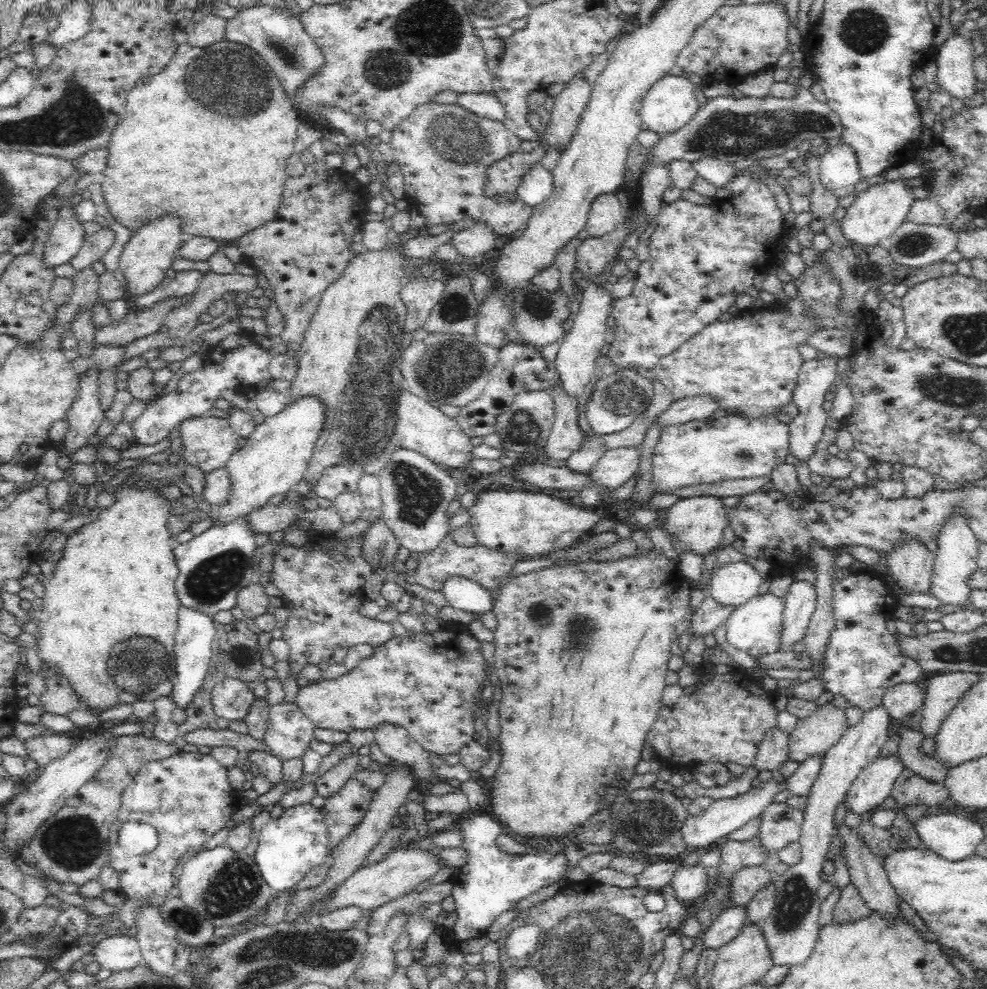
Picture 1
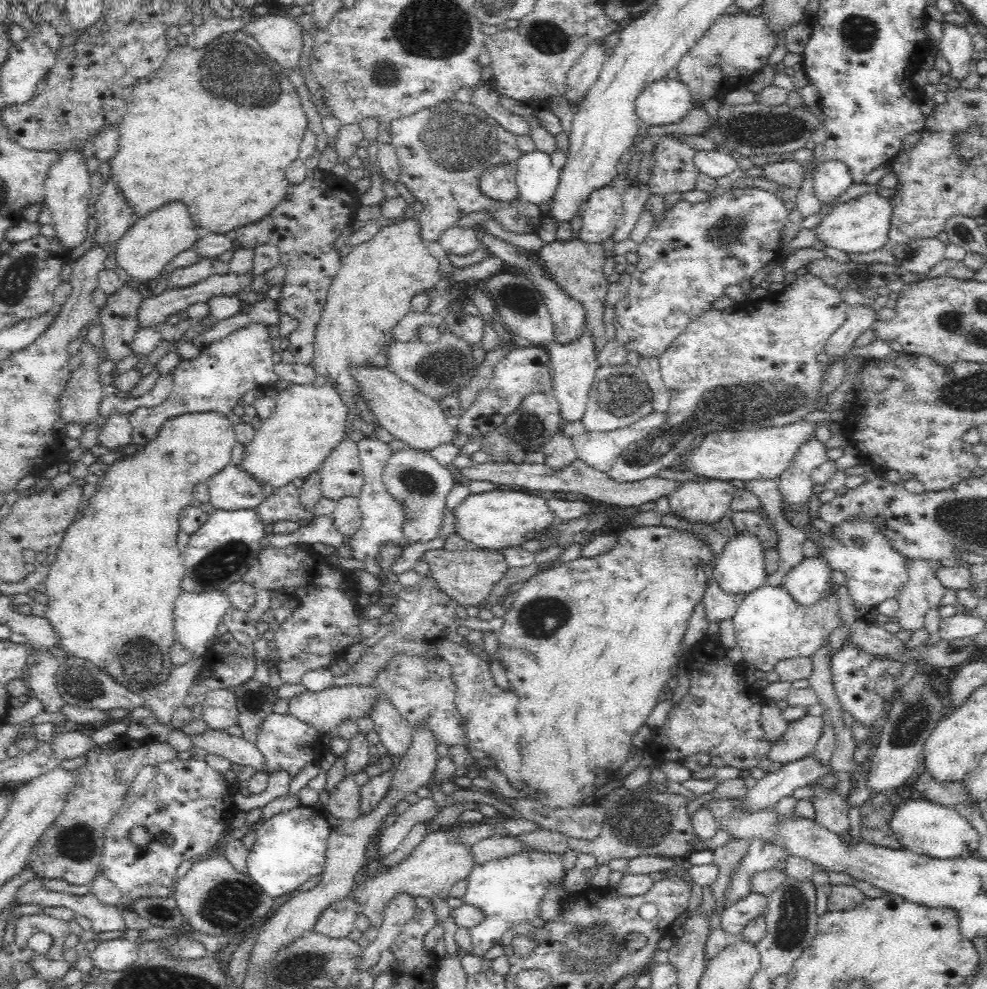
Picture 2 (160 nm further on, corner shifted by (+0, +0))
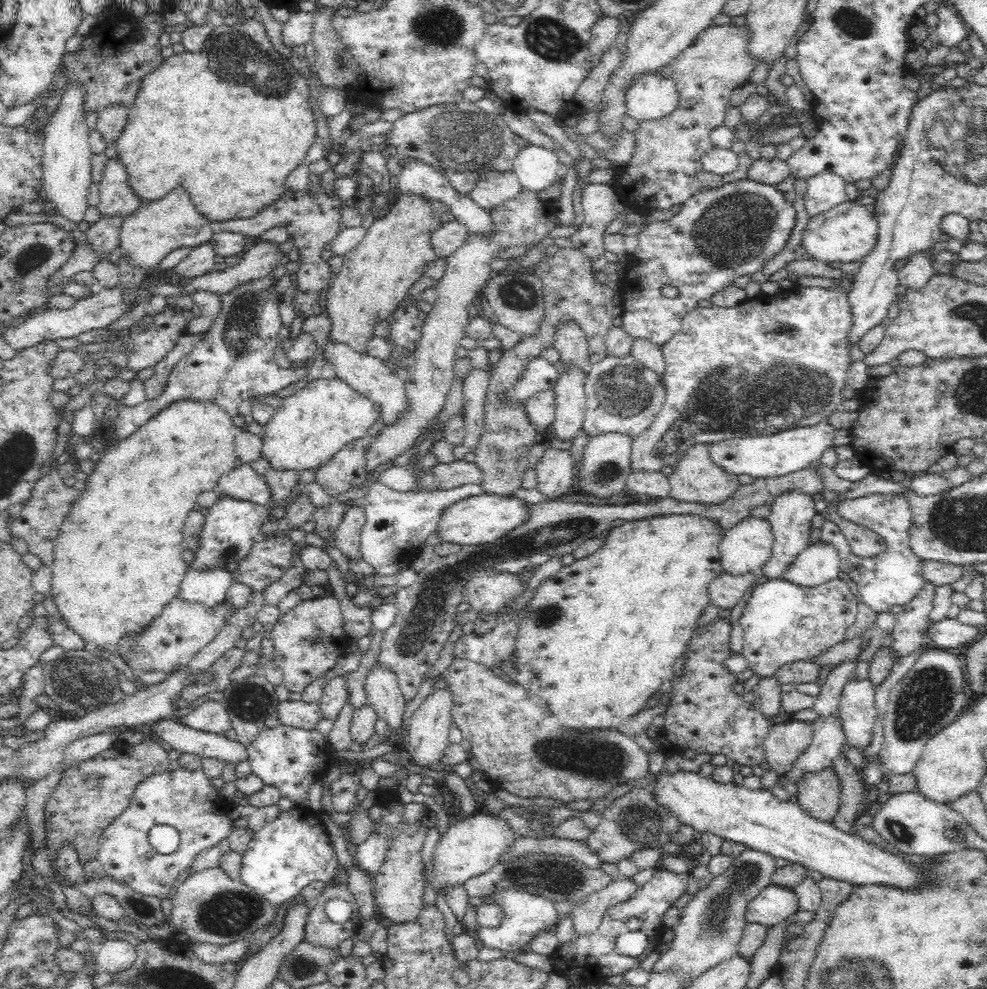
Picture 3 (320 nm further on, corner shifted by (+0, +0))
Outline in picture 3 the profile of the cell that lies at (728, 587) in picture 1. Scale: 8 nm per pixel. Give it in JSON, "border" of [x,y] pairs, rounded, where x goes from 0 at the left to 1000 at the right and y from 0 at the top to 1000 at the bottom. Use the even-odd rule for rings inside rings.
{"border":[[[758,522],[740,536],[735,535],[734,542],[728,550],[729,567],[733,578],[742,582],[764,578],[770,579],[770,572],[778,566],[783,556],[783,538],[780,527],[777,524]]]}

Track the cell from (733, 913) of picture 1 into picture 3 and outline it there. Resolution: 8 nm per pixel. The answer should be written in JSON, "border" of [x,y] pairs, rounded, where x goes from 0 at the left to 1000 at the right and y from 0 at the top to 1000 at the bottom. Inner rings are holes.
{"border":[[[780,894],[758,913],[755,927],[760,934],[768,933],[780,938],[809,921],[810,911],[803,899]]]}

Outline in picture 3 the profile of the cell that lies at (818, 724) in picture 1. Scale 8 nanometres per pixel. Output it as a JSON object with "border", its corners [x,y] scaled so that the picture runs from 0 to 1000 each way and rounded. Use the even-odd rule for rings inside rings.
{"border":[[[800,728],[784,732],[774,746],[775,769],[787,785],[802,781],[806,768],[821,754],[824,730]]]}

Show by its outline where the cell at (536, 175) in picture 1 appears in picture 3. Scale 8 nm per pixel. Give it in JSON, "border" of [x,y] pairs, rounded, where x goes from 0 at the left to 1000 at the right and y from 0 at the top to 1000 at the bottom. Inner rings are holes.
{"border":[[[533,146],[520,162],[520,173],[528,188],[539,194],[555,190],[565,179],[565,159],[561,153]]]}

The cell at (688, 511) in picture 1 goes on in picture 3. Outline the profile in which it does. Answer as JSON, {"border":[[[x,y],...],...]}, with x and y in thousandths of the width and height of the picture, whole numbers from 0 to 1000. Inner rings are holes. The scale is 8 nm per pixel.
{"border":[[[707,447],[696,455],[689,465],[683,467],[681,475],[676,479],[680,489],[678,502],[691,508],[723,510],[723,508],[736,506],[738,502],[746,497],[746,493],[750,489],[747,480],[736,477],[721,465],[719,451],[721,448]]]}

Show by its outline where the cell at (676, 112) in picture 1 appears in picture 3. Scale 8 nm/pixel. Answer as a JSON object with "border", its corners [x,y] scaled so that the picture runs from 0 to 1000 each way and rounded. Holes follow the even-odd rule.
{"border":[[[671,73],[651,74],[634,89],[634,114],[642,121],[665,121],[687,107],[687,92]]]}

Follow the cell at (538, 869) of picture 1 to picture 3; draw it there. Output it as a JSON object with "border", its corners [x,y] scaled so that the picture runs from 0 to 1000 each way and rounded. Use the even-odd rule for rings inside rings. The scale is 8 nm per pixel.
{"border":[[[511,900],[511,902],[503,902],[498,905],[503,909],[503,915],[511,920],[512,925],[505,938],[485,937],[481,939],[483,950],[486,957],[494,957],[494,959],[505,959],[505,961],[526,961],[532,957],[539,946],[546,944],[551,938],[561,936],[566,930],[563,917],[557,910],[544,906],[537,905],[523,900]]]}

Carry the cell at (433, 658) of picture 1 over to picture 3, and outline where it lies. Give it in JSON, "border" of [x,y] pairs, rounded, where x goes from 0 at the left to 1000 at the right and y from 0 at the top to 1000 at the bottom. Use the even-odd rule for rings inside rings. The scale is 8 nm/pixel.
{"border":[[[291,708],[283,710],[280,726],[288,734],[319,739],[320,731],[326,728],[326,721],[322,711]]]}

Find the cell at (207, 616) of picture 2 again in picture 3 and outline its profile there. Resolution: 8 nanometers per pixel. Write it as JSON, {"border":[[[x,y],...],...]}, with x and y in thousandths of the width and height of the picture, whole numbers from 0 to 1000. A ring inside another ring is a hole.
{"border":[[[190,573],[183,588],[181,603],[187,607],[204,609],[209,615],[215,615],[217,611],[229,605],[229,599],[237,588],[235,579],[228,574],[202,574]]]}

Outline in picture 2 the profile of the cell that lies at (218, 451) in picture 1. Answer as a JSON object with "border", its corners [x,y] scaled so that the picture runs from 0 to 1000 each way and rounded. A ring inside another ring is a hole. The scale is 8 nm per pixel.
{"border":[[[216,416],[185,418],[183,421],[168,425],[168,428],[160,433],[160,439],[154,445],[150,445],[148,449],[142,449],[140,452],[133,451],[129,459],[116,465],[113,469],[109,470],[105,479],[99,481],[95,499],[89,505],[89,509],[83,518],[77,520],[75,528],[67,534],[60,556],[57,559],[57,566],[50,572],[49,583],[42,595],[49,602],[49,615],[45,624],[51,628],[53,635],[60,643],[59,652],[69,659],[70,664],[78,663],[100,673],[105,679],[118,687],[118,690],[129,690],[135,701],[140,701],[146,696],[154,696],[154,694],[166,690],[172,684],[175,672],[172,668],[171,659],[172,653],[176,651],[176,645],[178,644],[175,634],[177,609],[184,597],[184,585],[187,584],[184,560],[178,549],[180,539],[183,537],[181,533],[182,517],[197,508],[195,499],[197,499],[199,490],[211,488],[212,483],[220,480],[226,473],[229,473],[229,470],[234,468],[233,459],[235,459],[235,453],[237,453],[239,447],[238,431],[233,423]]]}

